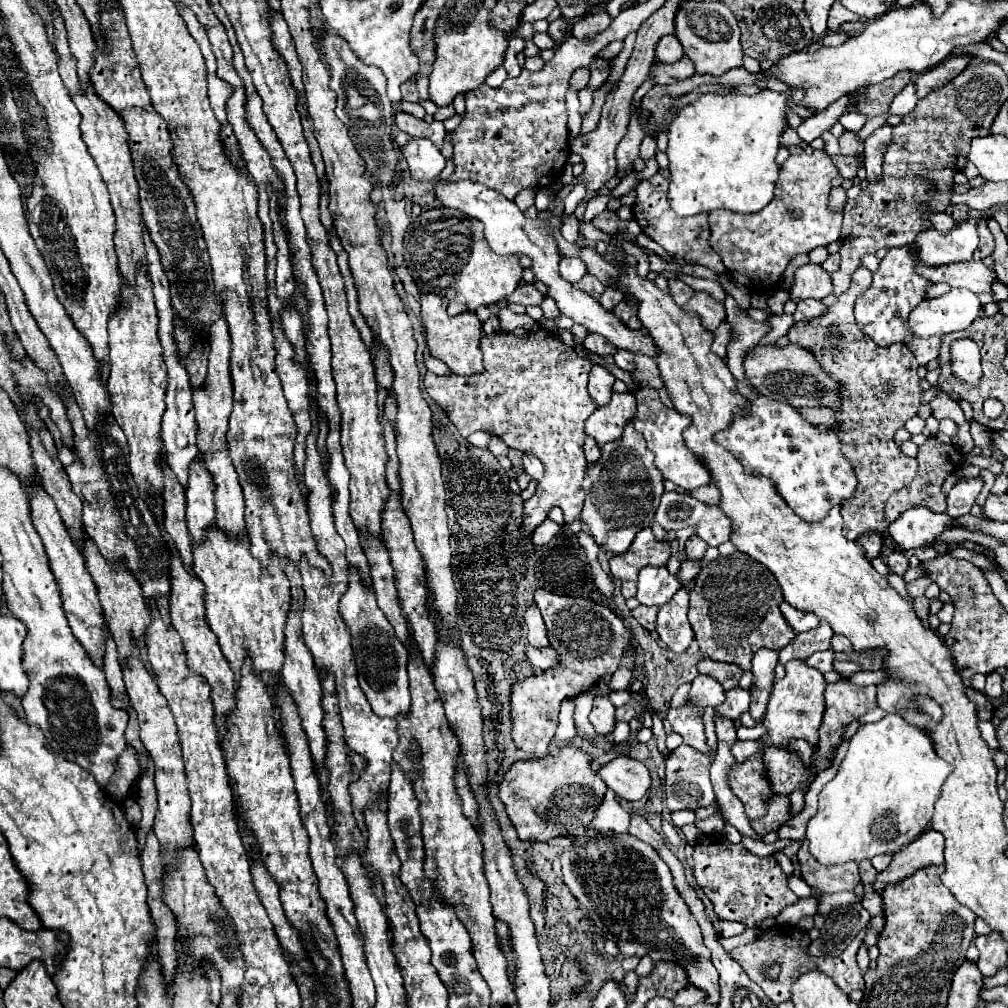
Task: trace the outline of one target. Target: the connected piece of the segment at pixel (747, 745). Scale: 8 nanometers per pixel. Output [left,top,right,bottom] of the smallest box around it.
[732,740,762,762]

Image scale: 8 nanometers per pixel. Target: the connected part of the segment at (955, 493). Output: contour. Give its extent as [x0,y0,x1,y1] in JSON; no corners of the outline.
[946,478,984,518]

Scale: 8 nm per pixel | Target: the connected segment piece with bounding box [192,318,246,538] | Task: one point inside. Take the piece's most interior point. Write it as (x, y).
(212, 401)

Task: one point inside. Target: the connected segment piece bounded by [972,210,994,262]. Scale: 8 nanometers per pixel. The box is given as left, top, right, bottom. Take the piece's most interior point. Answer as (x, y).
(986, 247)

